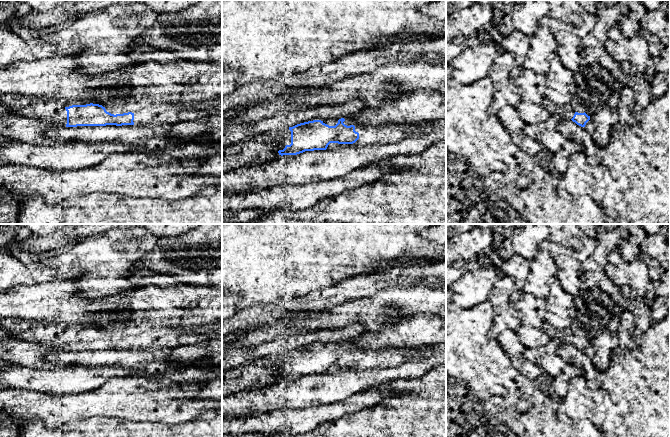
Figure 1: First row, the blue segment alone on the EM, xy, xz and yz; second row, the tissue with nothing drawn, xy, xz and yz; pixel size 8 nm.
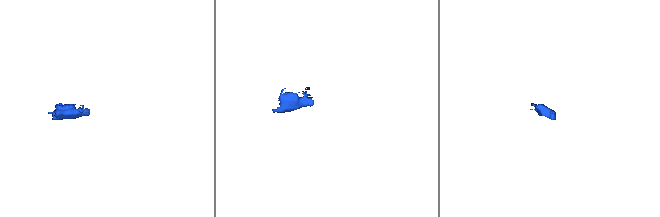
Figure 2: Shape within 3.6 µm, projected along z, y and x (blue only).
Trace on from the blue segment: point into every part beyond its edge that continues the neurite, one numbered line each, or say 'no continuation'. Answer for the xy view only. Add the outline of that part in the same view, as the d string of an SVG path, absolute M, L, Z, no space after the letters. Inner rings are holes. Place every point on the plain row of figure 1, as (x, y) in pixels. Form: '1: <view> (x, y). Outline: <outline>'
1: xy (52, 334). Outline: M5 319L0 320L0 327L9 331L14 338L47 344L54 350L67 348L67 335L60 323Z
2: xy (163, 339). Outline: M172 328L150 329L134 337L134 348L144 350L168 350L178 346L204 342L219 337L219 331L205 331L203 334L175 332Z

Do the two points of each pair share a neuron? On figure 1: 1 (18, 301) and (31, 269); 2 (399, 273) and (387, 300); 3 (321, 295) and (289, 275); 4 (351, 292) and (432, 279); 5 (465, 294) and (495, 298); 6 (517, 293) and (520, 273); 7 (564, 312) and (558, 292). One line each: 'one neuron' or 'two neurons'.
1: two neurons
2: two neurons
3: two neurons
4: one neuron
5: two neurons
6: one neuron
7: one neuron

